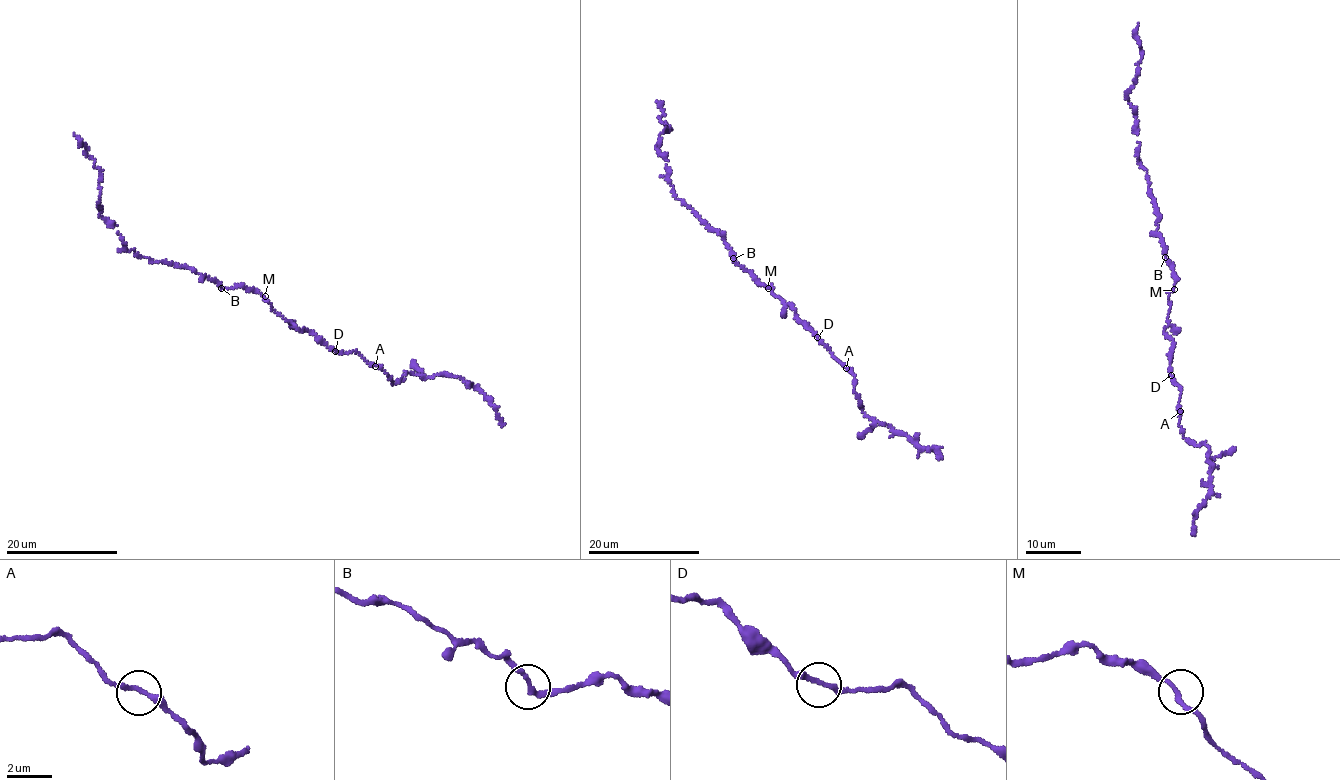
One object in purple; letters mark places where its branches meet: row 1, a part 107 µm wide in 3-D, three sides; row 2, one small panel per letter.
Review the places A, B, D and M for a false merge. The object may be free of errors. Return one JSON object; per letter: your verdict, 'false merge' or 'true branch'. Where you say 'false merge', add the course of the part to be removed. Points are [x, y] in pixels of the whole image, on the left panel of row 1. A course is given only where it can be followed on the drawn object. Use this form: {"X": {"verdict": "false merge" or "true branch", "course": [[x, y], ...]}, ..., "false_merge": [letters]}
{"A": {"verdict": "true branch"}, "B": {"verdict": "true branch"}, "D": {"verdict": "true branch"}, "M": {"verdict": "true branch"}, "false_merge": []}

